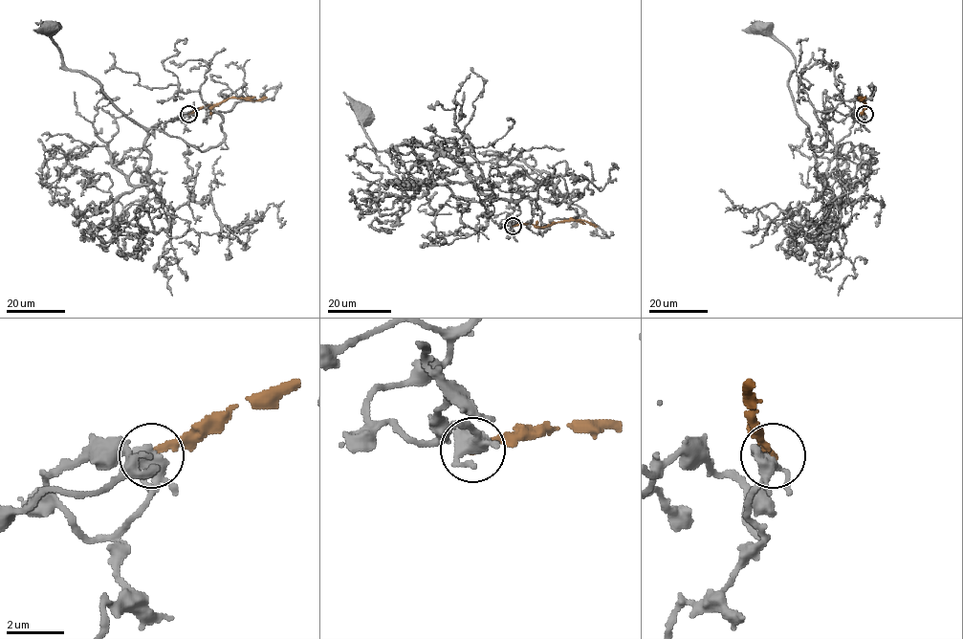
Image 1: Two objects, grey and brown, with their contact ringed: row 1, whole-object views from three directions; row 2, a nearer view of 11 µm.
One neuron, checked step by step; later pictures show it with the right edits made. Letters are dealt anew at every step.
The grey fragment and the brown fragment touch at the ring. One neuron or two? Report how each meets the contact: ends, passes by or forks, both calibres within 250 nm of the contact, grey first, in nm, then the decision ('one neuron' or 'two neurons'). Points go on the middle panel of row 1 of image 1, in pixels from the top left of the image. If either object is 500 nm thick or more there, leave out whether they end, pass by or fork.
grey forks | brown ends | 400/200 nm | two neurons

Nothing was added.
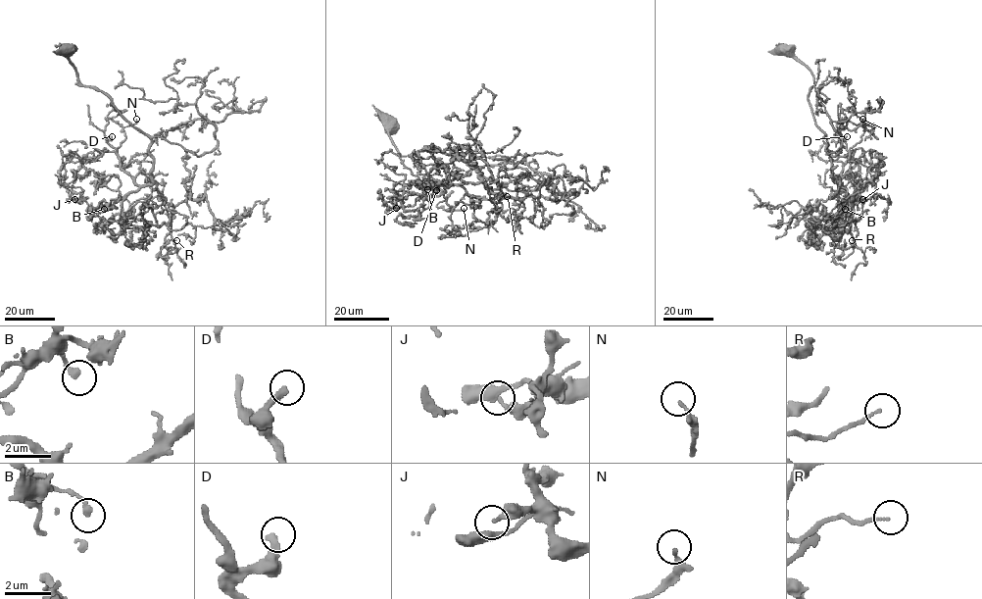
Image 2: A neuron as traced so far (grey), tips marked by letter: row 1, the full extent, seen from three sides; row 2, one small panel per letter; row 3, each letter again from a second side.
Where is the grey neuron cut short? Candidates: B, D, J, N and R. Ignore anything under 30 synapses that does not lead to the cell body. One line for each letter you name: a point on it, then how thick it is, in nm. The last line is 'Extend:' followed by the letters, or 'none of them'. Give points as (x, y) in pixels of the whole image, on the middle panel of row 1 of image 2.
D: place (436, 190); calibre 320 nm
R: place (507, 196); calibre 110 nm
Extend: D, R

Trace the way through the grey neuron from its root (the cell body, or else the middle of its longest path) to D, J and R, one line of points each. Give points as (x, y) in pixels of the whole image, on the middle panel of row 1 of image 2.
D: (388, 123), (400, 155), (435, 149), (481, 174), (475, 183), (436, 190)
J: (388, 123), (386, 131), (400, 155), (435, 149), (481, 174), (475, 183), (411, 180), (396, 208)
R: (388, 123), (400, 155), (435, 149), (457, 156), (503, 197), (496, 199), (507, 196)

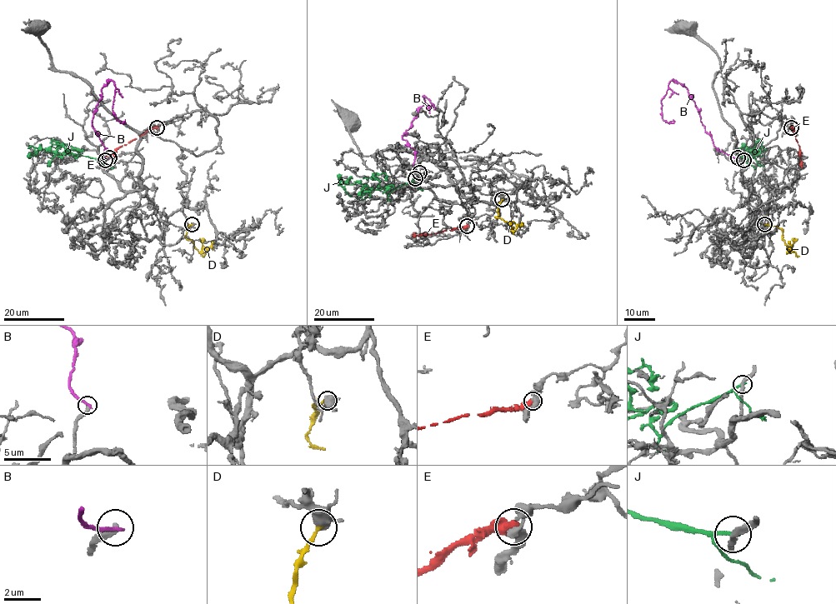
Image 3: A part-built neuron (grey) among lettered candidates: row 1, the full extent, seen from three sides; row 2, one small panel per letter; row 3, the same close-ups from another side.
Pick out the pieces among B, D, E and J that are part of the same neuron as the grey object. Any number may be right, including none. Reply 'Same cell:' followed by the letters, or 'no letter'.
Same cell: D

